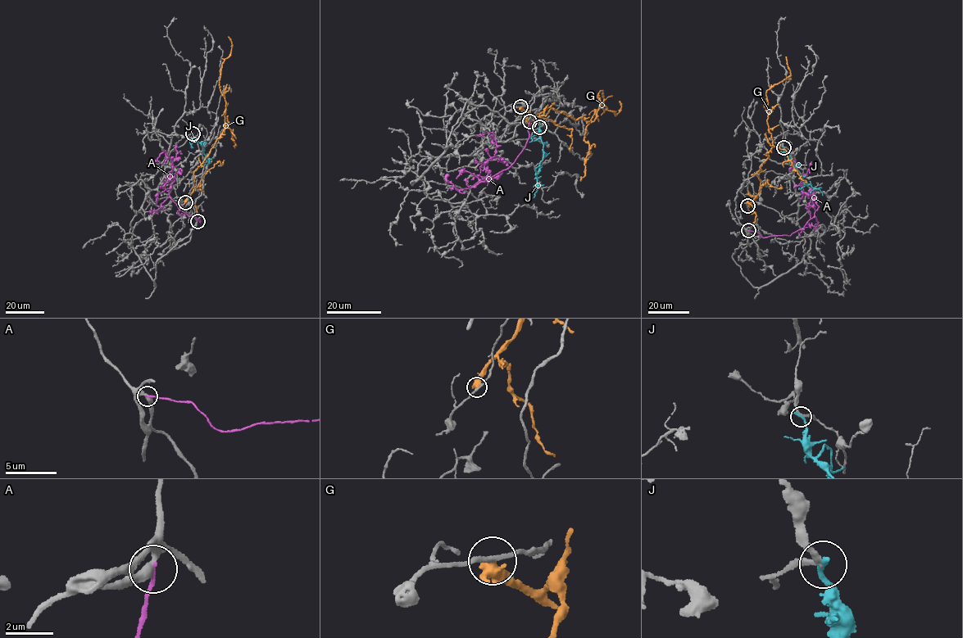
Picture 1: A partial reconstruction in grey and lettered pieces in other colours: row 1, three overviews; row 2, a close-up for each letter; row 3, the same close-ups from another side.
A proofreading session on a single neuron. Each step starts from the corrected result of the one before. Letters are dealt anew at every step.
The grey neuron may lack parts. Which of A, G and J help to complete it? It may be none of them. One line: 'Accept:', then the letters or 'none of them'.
Accept: none of them

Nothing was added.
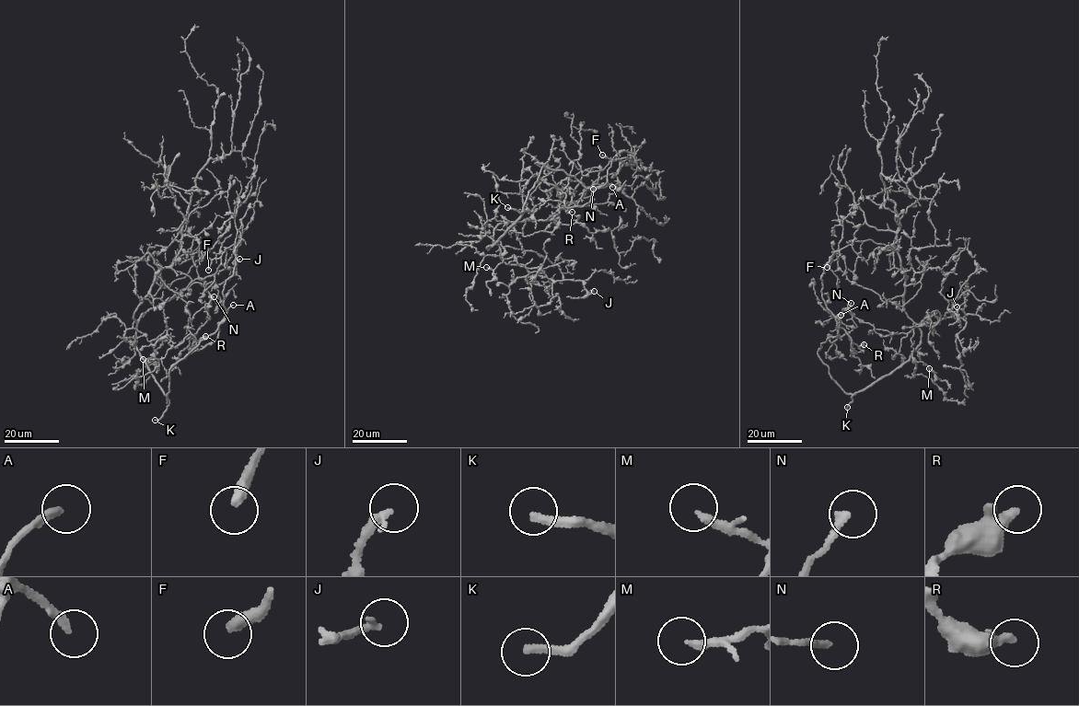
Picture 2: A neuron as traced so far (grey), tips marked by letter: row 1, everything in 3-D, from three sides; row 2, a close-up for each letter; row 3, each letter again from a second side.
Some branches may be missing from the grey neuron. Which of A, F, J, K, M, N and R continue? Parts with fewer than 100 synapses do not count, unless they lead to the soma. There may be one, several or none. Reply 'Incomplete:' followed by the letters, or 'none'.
Incomplete: A, K

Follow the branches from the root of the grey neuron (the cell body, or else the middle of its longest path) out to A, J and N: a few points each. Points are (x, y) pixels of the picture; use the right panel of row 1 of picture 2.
A: (921, 343), (888, 374), (847, 393), (817, 353), (820, 344), (838, 335), (836, 318), (841, 315)
J: (921, 343), (921, 322), (939, 323), (945, 314), (951, 313), (947, 309), (957, 313), (957, 306)
N: (921, 343), (888, 374), (847, 393), (817, 352), (841, 328), (856, 352), (852, 329), (840, 318), (851, 303)

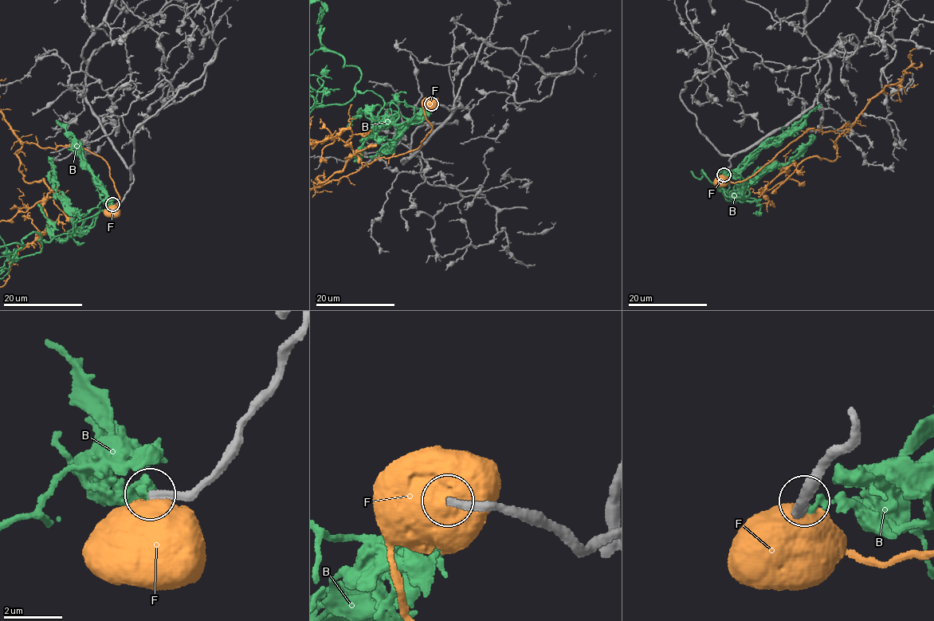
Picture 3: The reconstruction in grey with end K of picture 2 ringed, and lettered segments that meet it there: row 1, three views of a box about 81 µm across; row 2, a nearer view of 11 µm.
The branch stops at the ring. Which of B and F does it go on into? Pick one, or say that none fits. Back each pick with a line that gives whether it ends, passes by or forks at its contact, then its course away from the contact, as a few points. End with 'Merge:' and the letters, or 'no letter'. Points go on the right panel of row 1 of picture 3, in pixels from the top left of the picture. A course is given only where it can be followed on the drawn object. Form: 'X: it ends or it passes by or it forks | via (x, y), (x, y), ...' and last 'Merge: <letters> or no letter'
Merge: no letter

